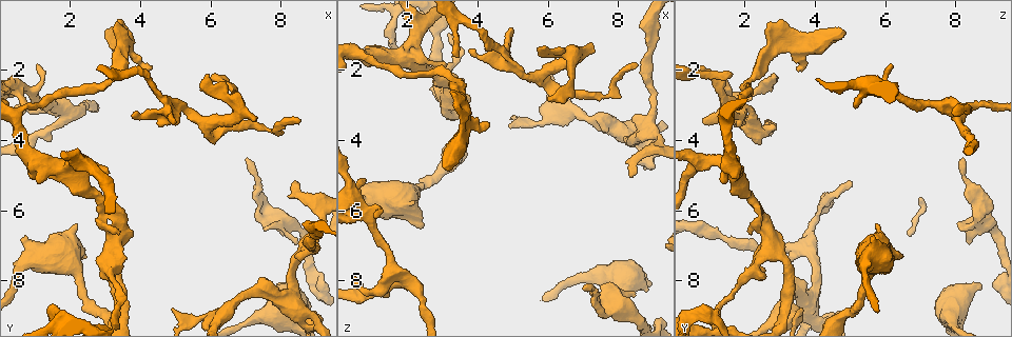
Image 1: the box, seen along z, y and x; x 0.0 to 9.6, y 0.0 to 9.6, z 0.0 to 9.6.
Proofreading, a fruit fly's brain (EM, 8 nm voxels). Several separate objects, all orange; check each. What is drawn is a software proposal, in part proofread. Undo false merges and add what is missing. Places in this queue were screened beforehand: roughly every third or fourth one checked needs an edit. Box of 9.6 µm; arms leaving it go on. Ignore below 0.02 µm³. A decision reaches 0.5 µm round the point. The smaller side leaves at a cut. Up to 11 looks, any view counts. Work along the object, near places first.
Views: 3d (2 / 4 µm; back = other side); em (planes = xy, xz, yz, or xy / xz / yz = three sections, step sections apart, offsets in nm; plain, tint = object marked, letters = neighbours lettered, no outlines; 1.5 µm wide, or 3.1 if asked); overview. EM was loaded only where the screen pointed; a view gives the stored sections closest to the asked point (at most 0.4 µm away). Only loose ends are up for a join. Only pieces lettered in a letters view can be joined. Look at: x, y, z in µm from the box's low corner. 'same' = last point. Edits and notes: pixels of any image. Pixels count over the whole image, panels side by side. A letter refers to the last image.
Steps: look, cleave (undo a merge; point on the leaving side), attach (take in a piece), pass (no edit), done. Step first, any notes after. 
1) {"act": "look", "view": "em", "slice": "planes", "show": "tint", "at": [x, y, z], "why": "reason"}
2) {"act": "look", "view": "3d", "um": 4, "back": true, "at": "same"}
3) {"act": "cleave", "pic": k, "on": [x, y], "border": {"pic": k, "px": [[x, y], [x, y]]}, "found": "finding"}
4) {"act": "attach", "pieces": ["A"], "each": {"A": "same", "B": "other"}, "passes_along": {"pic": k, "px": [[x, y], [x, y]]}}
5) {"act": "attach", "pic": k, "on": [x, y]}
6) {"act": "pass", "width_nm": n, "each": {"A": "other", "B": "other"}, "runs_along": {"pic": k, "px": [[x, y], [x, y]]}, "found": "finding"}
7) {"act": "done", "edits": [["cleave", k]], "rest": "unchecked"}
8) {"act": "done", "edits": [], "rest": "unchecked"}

{"act": "look", "view": "em", "slice": "planes", "show": "letters", "at": [7.55, 6.50, 8.10], "why": "an open end"}

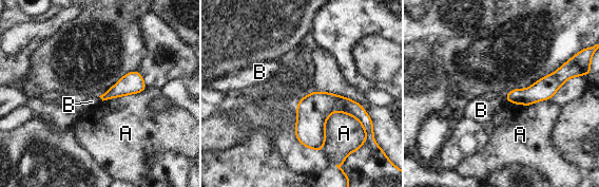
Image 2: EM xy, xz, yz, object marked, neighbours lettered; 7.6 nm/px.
{"act": "pass", "width_nm": 110, "longest_contact_nm": ["A", 380], "each": {"A": "other", "B": "other"}, "found": "no lettered piece goes on from it"}

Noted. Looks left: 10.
{"act": "look", "view": "3d", "um": 2, "at": [1.75, 3.20, 7.85], "why": "abrupt turn"}

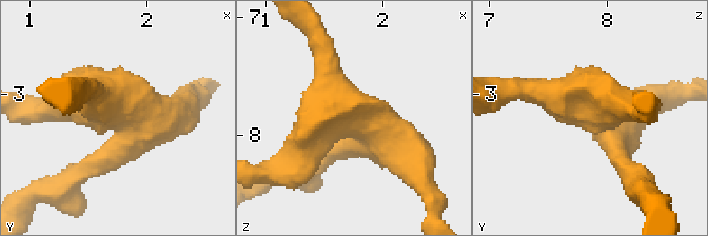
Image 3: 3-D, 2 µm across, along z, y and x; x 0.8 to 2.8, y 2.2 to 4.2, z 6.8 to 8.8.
{"act": "look", "view": "em", "slice": "planes", "show": "letters", "at": [1.82, 3.20, 7.88], "why": "need the tissue"}

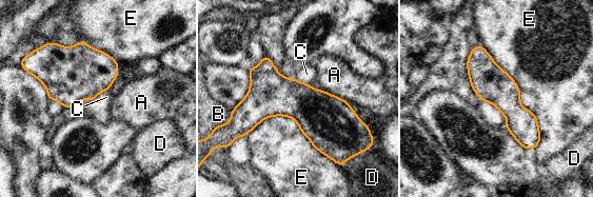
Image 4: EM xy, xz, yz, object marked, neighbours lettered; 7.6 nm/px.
{"act": "pass", "width_nm": 160, "each": {"A": "other", "B": "other", "C": "other", "D": "other", "E": "other"}, "runs_along": {"pic": 4, "px": [[475, 50], [534, 144]]}, "found": "one neuron here"}

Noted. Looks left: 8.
{"act": "look", "view": "em", "slice": "planes", "show": "plain", "at": [3.10, 5.00, 1.75], "why": "free end"}

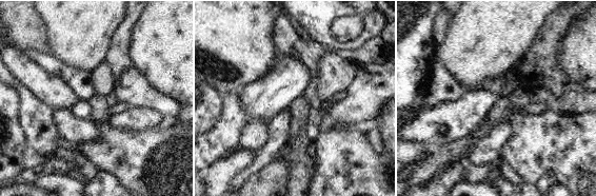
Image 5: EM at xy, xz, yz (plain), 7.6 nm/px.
{"act": "look", "view": "em", "slice": "planes", "show": "letters", "at": "same"}

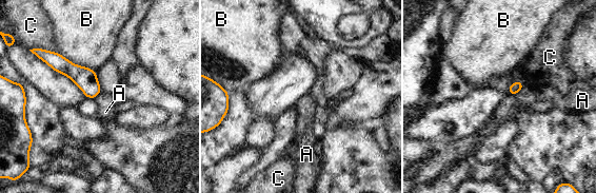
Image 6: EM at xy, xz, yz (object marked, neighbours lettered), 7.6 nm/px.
{"act": "pass", "each": {"A": "other", "B": "other", "C": "other"}, "border": {"pic": 6, "px": [[523, 84], [516, 93], [508, 95]]}, "found": "no lettered piece goes on from it"}

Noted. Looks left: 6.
{"act": "look", "view": "em", "slice": "xz", "step": 4, "show": "letters", "at": [7.25, 3.50, 1.20], "why": "branch stops here"}

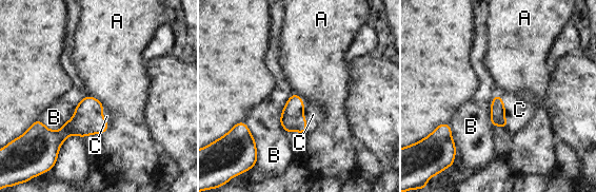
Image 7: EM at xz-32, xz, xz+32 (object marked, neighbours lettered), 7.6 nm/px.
{"act": "look", "view": "em", "slice": "planes", "show": "letters", "at": "same", "why": "cut it another way"}

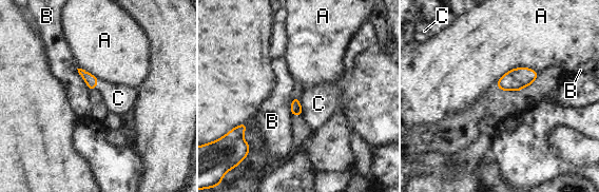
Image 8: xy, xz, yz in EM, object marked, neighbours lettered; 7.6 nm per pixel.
{"act": "attach", "pieces": ["C"], "each": {"A": "other", "B": "other", "C": "same"}, "passes_along": {"pic": 8, "px": [[295, 109], [301, 106], [319, 103]]}, "found": "the neuron continues"}

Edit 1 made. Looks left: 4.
{"act": "done", "edits": [["attach", 8]], "rest": "unchecked"}

